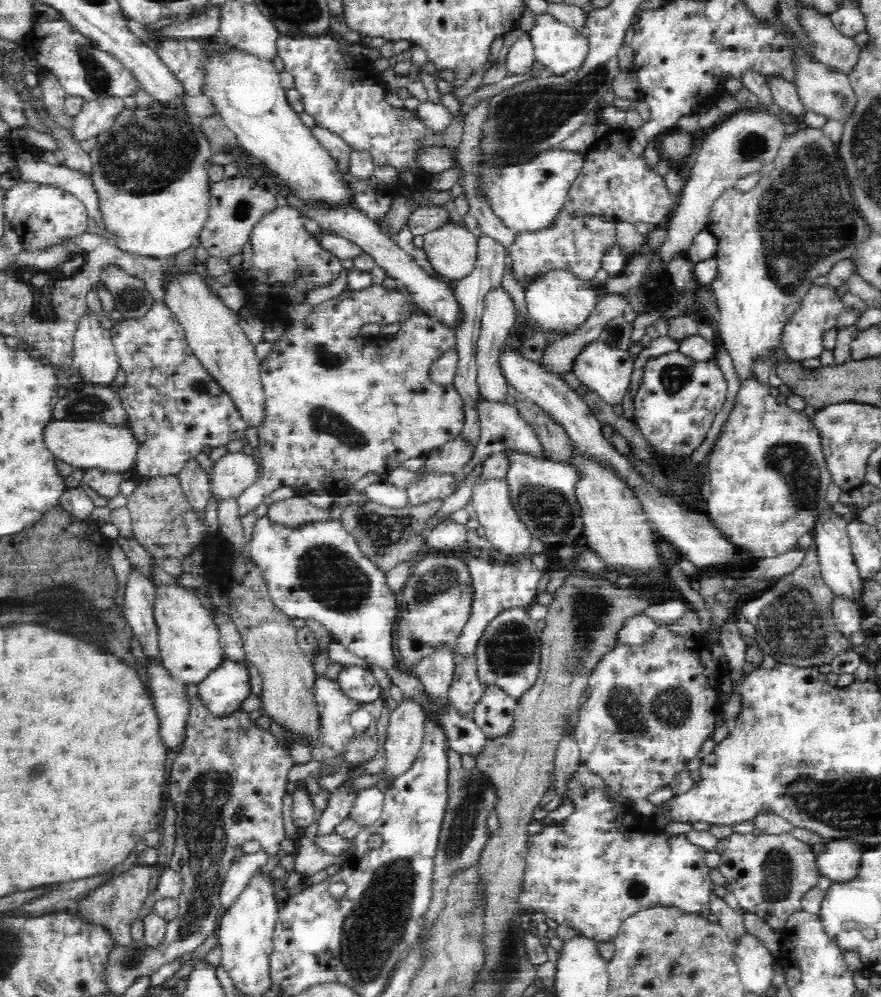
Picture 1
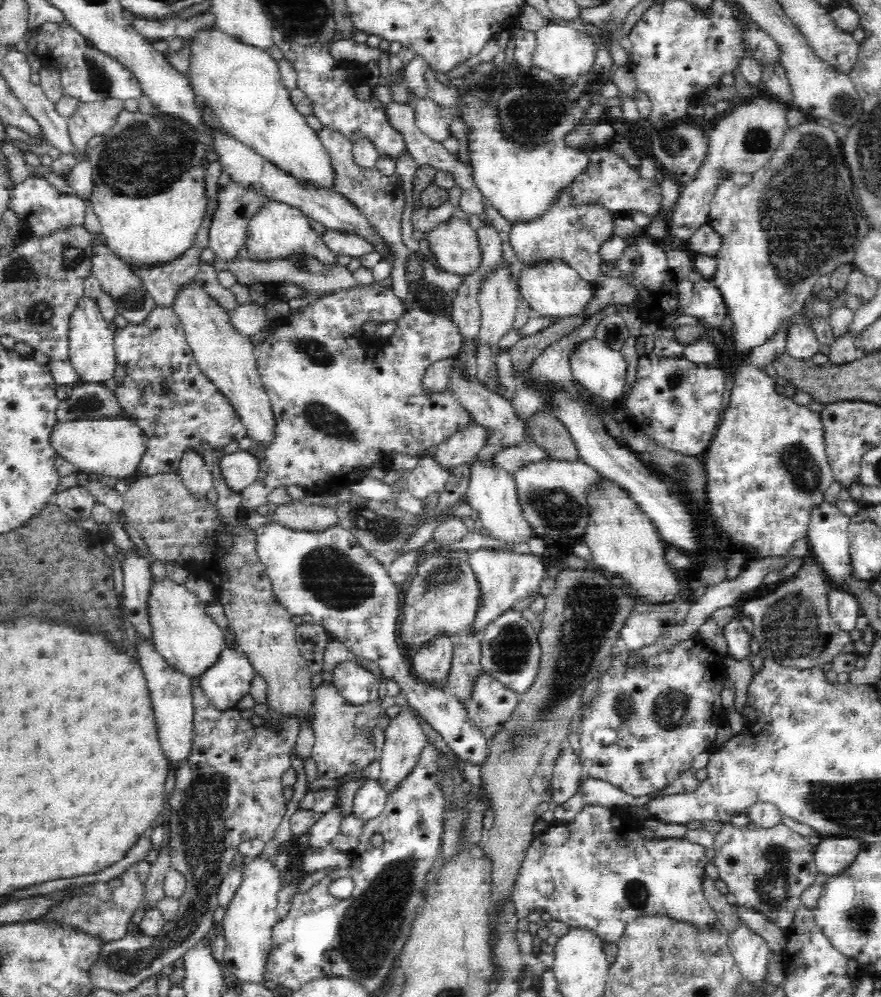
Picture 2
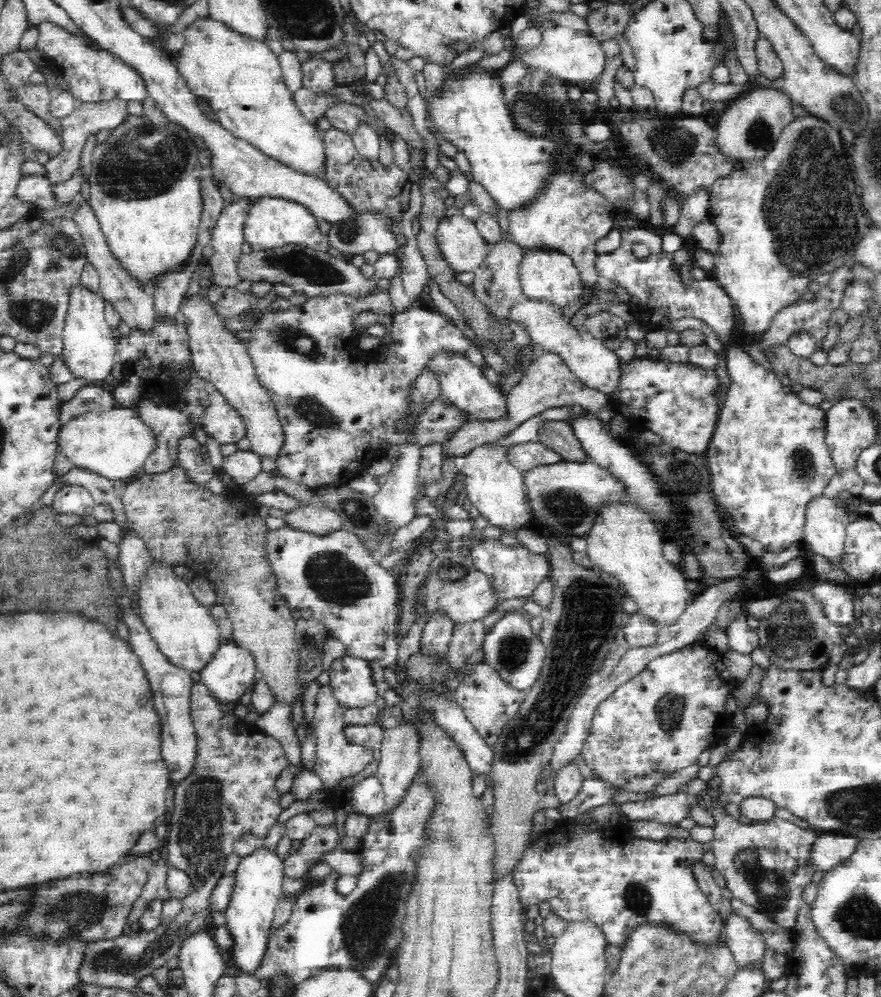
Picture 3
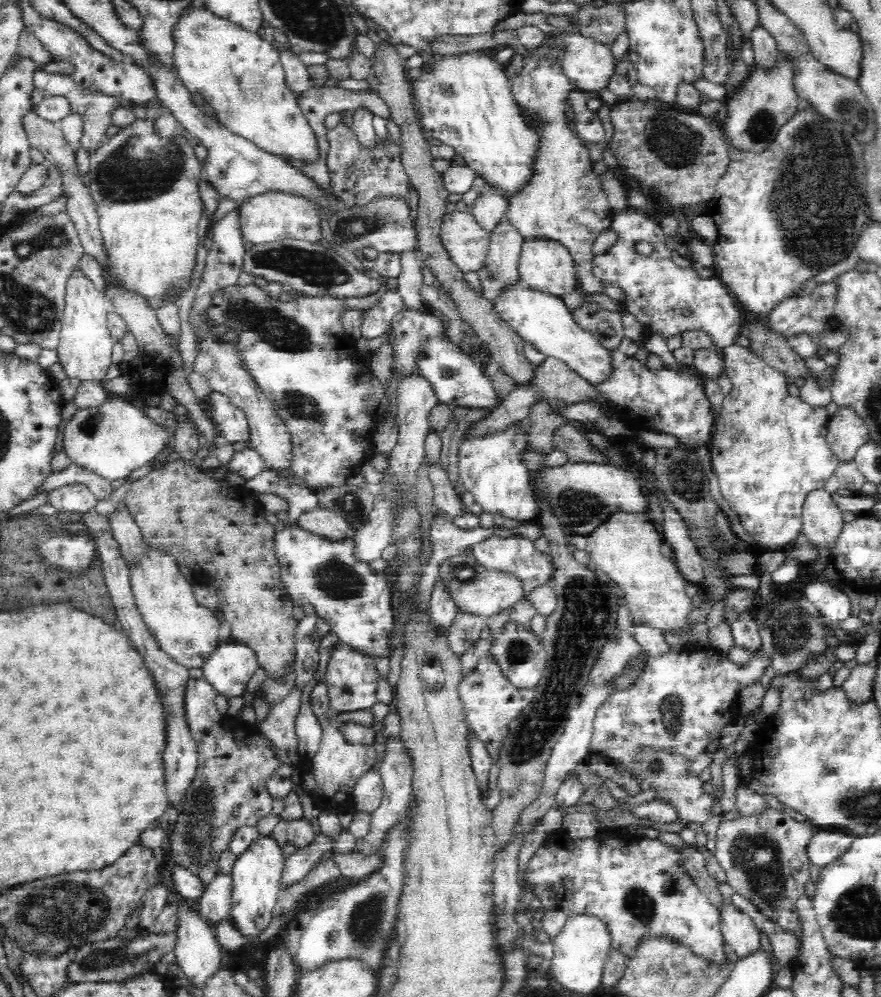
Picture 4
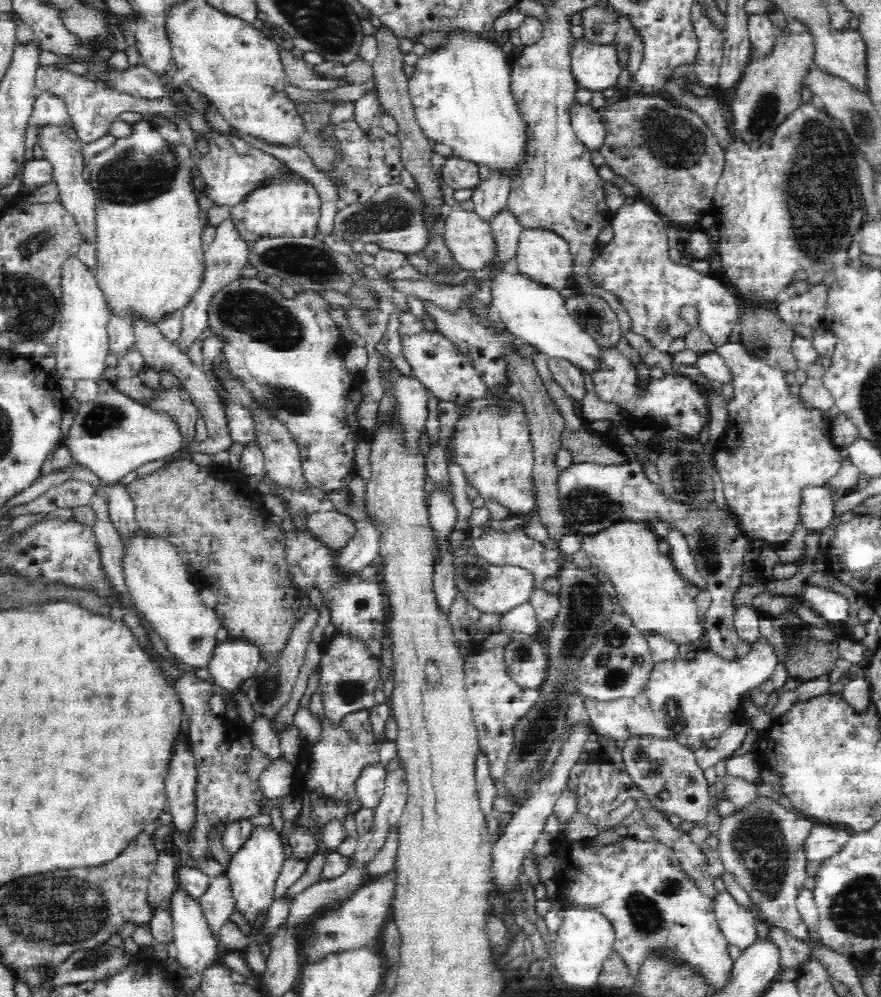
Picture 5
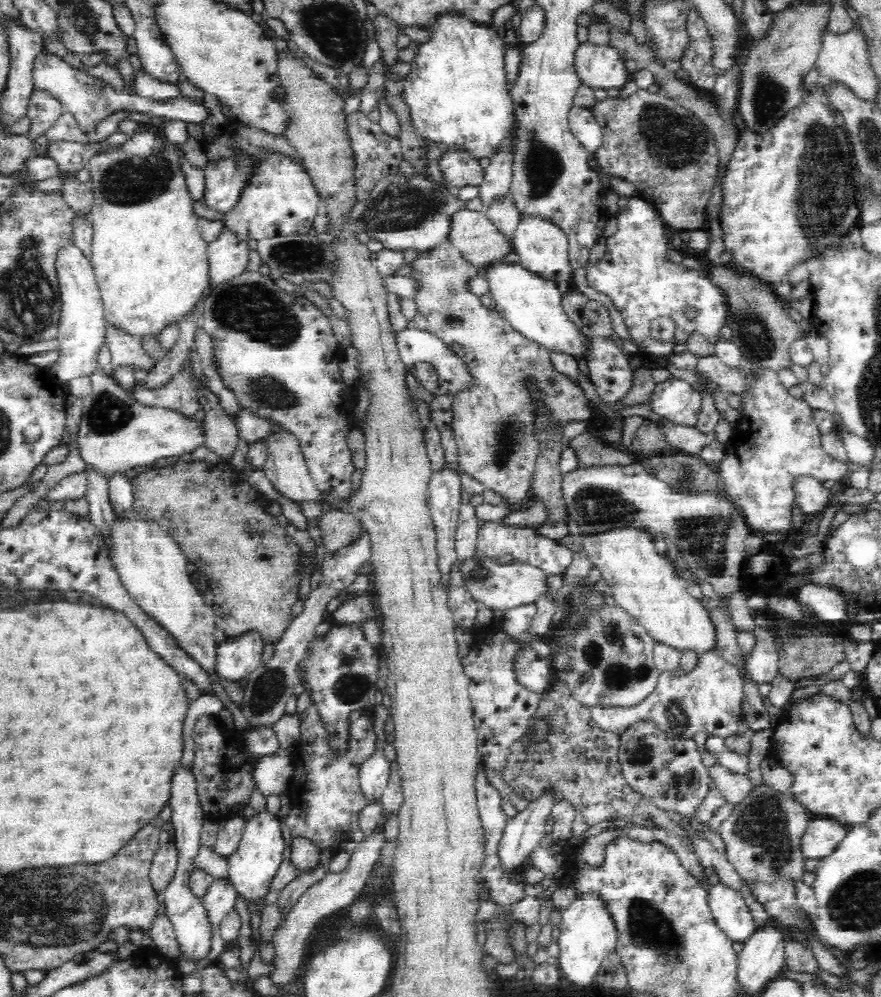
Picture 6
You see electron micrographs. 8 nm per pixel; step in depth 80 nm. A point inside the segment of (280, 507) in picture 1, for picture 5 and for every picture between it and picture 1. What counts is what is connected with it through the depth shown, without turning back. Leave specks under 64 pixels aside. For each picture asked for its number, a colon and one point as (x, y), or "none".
2: (297, 515)
3: (316, 519)
4: (322, 522)
5: (334, 530)

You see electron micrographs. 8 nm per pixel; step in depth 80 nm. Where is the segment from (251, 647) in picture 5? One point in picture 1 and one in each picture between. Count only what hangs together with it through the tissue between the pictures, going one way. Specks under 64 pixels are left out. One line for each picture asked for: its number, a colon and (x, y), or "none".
1: (223, 690)
2: (226, 681)
3: (231, 670)
4: (230, 666)

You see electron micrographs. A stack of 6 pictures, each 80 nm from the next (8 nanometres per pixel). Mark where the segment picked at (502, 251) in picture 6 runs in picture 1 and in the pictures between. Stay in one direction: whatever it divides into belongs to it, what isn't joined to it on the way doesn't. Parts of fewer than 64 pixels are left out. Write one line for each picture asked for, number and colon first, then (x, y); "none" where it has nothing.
1: (451, 249)
2: (455, 242)
3: (464, 248)
4: (467, 242)
5: (469, 236)

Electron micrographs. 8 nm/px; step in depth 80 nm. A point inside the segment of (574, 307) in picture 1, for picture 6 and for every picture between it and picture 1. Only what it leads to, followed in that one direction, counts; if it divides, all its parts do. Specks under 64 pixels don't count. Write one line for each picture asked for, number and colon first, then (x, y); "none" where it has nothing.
2: (552, 288)
3: (546, 273)
4: (545, 264)
5: (543, 255)
6: (541, 245)

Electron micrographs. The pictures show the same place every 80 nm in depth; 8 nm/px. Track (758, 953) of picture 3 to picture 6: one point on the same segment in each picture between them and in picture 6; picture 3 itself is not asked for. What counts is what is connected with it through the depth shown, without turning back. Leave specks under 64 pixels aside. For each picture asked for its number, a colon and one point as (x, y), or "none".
4: (741, 933)
5: (738, 924)
6: (731, 914)

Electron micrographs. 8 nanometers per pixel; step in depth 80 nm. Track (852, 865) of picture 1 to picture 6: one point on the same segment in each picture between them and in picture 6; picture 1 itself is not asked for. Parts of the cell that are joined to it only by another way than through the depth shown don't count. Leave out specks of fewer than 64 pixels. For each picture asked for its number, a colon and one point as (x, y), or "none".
2: (832, 854)
3: (829, 849)
4: (825, 845)
5: (823, 841)
6: (822, 834)

